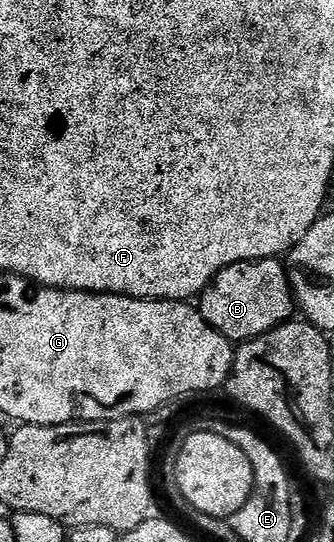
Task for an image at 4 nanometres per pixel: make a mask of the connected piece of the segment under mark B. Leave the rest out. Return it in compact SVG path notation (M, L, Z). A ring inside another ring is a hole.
M276 257L260 259L259 261L241 261L235 265L224 267L214 276L207 289L200 294L201 301L200 312L202 318L216 331L220 331L220 335L227 337L231 343L250 341L254 337L264 335L276 327L285 325L296 313L294 292L286 274L286 265Z

